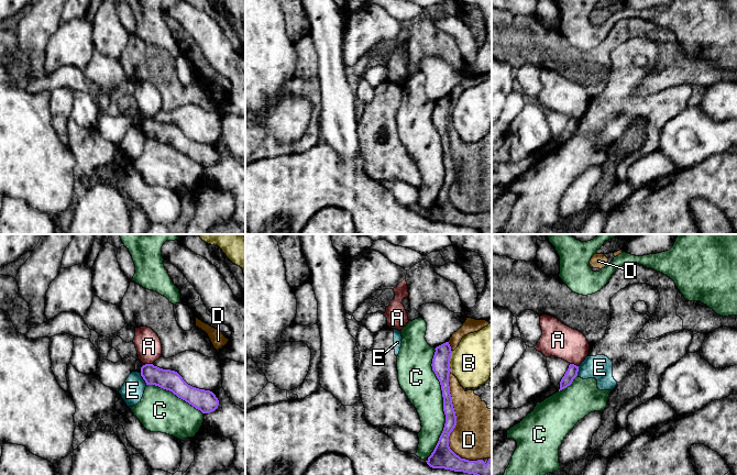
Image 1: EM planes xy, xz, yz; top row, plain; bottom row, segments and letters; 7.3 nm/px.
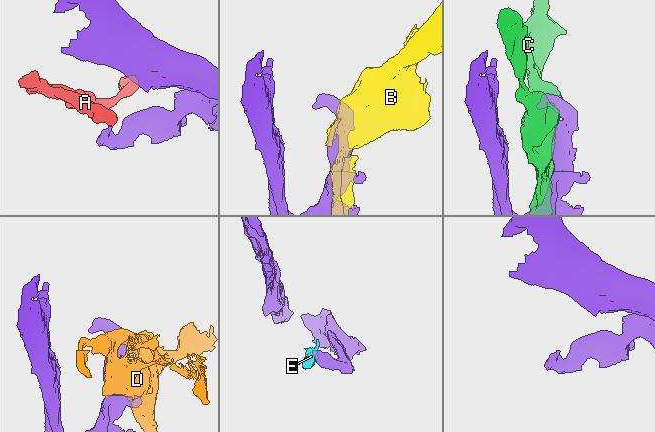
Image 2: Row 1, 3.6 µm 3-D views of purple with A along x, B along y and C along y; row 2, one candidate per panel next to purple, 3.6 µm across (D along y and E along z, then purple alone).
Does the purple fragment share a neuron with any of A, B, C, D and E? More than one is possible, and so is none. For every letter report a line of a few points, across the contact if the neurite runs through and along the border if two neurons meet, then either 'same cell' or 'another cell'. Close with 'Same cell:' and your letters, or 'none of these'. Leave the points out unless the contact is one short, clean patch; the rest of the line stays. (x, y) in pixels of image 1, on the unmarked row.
A: line yz (570, 117), (578, 120); another cell
B: another cell
C: another cell
D: another cell
E: line xy (140, 126), (146, 137); another cell
Same cell: none of these

